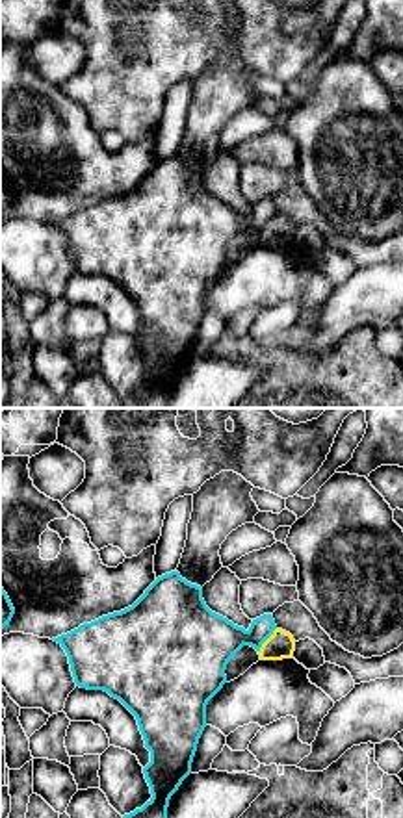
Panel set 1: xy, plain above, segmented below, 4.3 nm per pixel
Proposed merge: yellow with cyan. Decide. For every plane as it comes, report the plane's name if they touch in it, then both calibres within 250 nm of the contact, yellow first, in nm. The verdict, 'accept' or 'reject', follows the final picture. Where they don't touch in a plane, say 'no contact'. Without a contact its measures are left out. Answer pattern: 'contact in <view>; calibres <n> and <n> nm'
contact in xy; calibres 120 and 240 nm

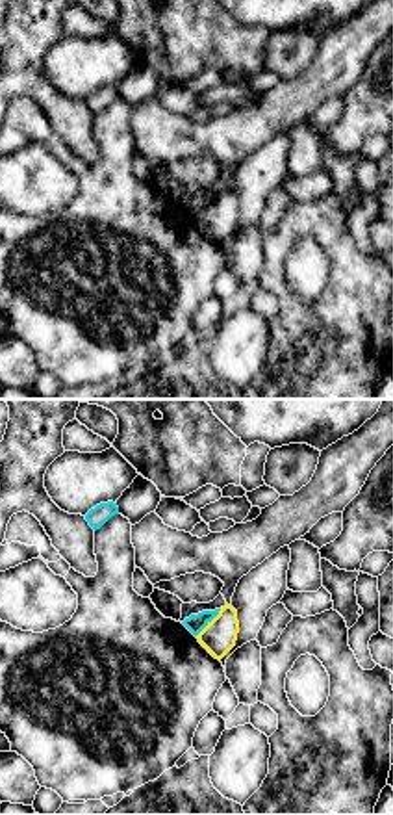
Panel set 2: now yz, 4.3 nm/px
contact in yz; calibres 150 and 80 nm

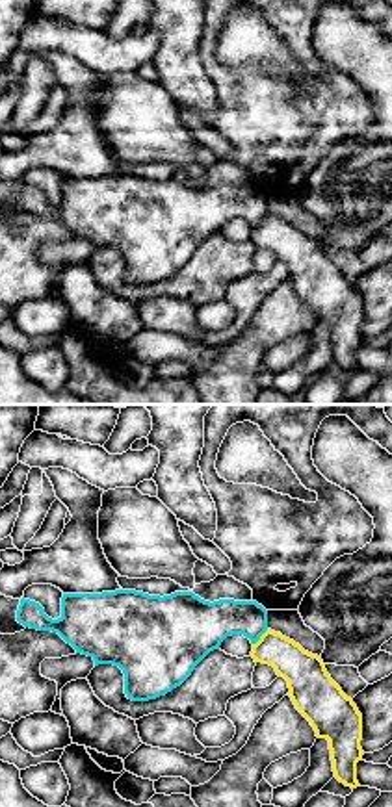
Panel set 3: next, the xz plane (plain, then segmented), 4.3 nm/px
contact in xz; calibres 170 and 200 nm

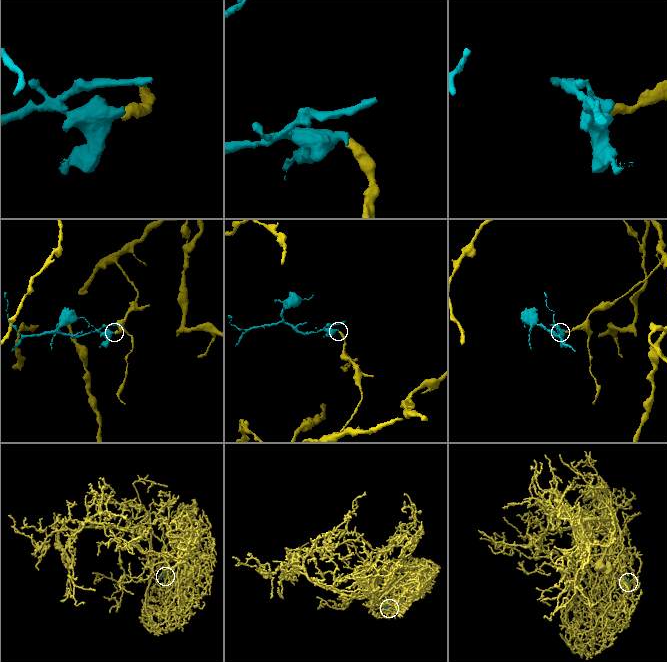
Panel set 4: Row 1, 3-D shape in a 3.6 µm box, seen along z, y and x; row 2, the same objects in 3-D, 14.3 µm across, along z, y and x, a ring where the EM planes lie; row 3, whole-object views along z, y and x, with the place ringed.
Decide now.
reject

